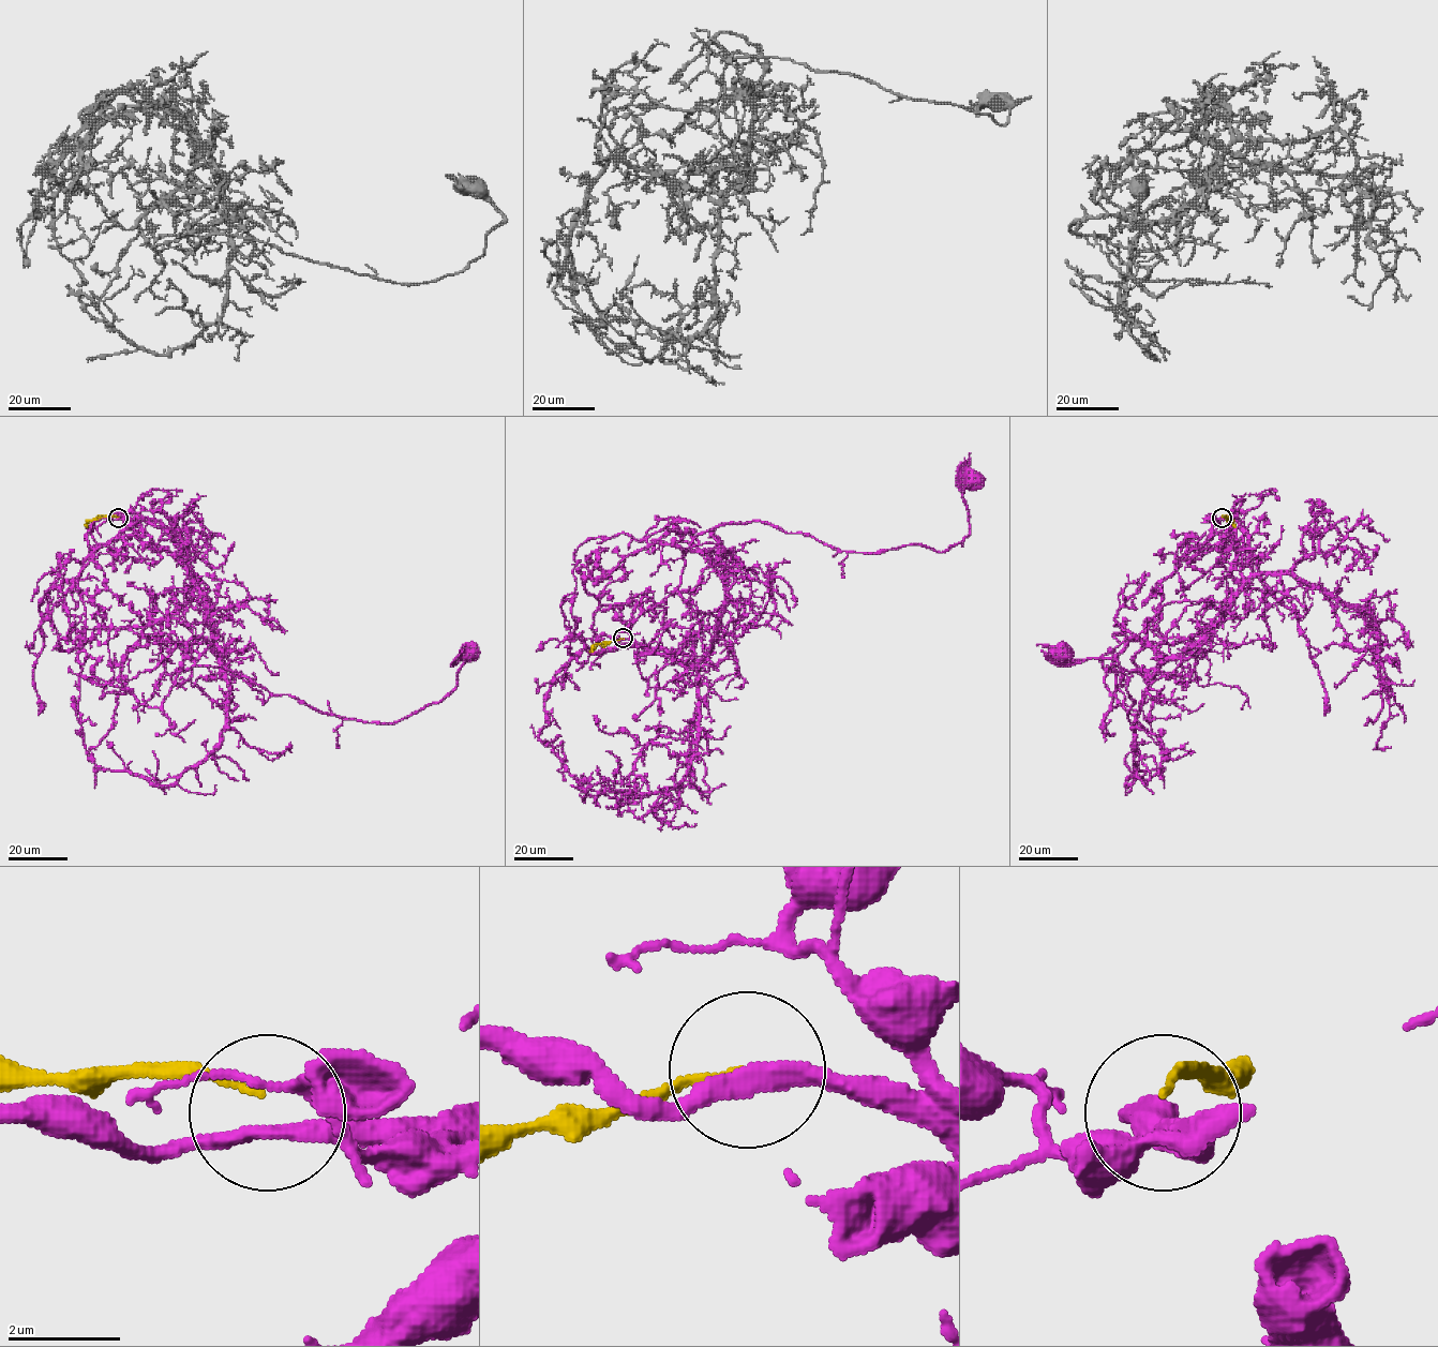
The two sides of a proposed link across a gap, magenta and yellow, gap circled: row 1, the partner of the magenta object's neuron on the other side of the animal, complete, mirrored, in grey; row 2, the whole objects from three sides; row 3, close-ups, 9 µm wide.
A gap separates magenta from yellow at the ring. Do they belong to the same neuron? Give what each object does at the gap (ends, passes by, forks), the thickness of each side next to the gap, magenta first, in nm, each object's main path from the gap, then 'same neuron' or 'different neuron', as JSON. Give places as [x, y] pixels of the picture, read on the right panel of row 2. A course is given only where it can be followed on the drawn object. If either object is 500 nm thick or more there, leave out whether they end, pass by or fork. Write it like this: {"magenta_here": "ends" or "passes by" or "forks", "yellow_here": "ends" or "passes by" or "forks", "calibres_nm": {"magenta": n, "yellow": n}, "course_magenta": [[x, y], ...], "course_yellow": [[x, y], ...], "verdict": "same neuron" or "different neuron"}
{"magenta_here": "passes by", "yellow_here": "ends", "calibres_nm": {"magenta": 320, "yellow": 100}, "course_magenta": [[1222, 519], [1242, 586], [1198, 648], [1196, 677], [1108, 667], [1132, 722], [1116, 660], [1063, 654]], "course_yellow": [[1222, 517], [1225, 517], [1236, 526]], "verdict": "different neuron"}

